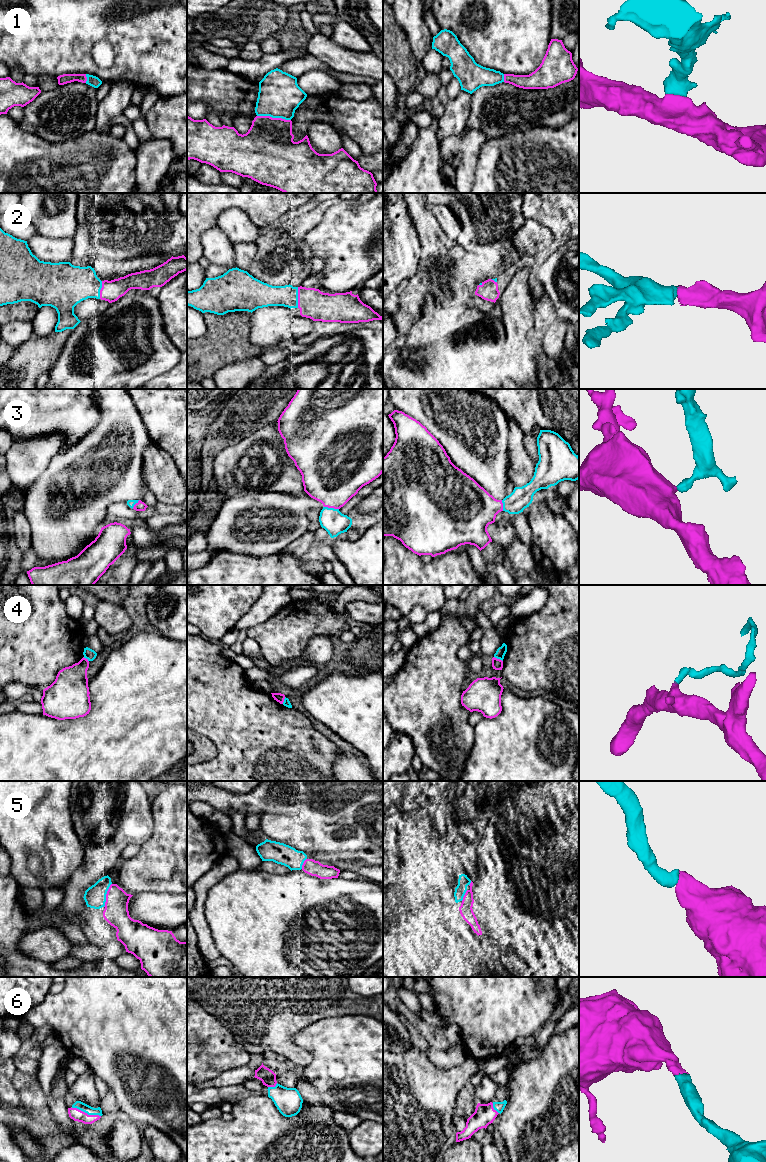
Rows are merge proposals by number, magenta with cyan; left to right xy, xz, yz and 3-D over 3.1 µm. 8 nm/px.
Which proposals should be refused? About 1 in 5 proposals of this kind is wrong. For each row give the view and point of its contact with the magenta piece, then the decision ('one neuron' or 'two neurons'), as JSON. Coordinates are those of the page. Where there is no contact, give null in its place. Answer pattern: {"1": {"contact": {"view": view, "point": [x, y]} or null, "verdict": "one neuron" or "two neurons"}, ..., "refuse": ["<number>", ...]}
{"1": {"contact": {"view": "xz", "point": [274, 118]}, "verdict": "one neuron"}, "2": {"contact": {"view": "xz", "point": [298, 297]}, "verdict": "one neuron"}, "3": {"contact": {"view": "xz", "point": [331, 507]}, "verdict": "one neuron"}, "4": {"contact": {"view": "yz", "point": [498, 659]}, "verdict": "two neurons"}, "5": {"contact": {"view": "xy", "point": [106, 895]}, "verdict": "one neuron"}, "6": {"contact": {"view": "xy", "point": [86, 1113]}, "verdict": "one neuron"}, "refuse": ["4"]}

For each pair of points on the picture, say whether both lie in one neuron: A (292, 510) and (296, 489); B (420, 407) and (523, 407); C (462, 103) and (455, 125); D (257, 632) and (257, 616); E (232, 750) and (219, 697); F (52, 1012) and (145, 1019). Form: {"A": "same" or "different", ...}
{"A": "different", "B": "different", "C": "same", "D": "different", "E": "same", "F": "same"}

